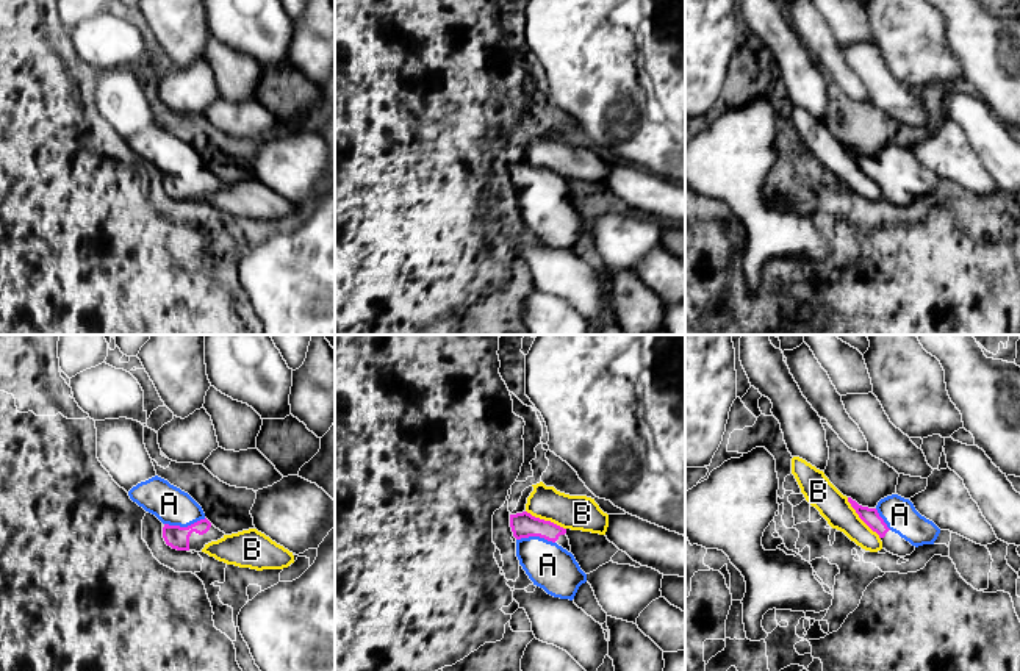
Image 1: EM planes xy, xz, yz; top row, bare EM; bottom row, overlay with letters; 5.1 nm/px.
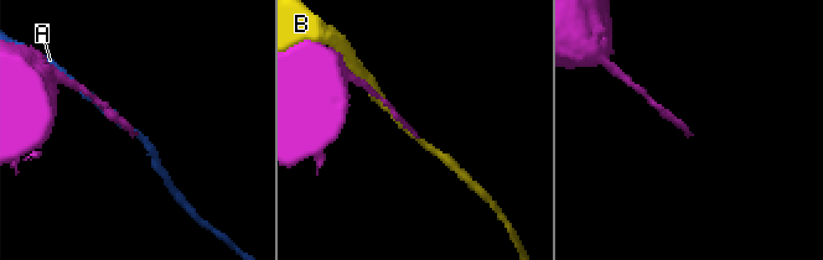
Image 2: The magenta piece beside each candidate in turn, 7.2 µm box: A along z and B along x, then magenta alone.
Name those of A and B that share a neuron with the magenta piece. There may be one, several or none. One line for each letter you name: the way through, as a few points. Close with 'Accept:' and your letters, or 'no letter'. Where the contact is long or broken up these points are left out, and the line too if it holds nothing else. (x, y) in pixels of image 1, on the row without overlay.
Accept: no letter

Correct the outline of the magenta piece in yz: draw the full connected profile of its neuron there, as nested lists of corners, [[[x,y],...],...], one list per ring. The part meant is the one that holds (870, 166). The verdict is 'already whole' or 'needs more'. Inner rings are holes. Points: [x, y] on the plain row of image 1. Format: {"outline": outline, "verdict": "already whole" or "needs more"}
{"outline": [[[848,147],[848,152],[856,160],[859,167],[879,185],[882,199],[898,206],[910,205],[915,200],[915,196],[887,177],[876,158],[862,156],[851,147]]], "verdict": "needs more"}

